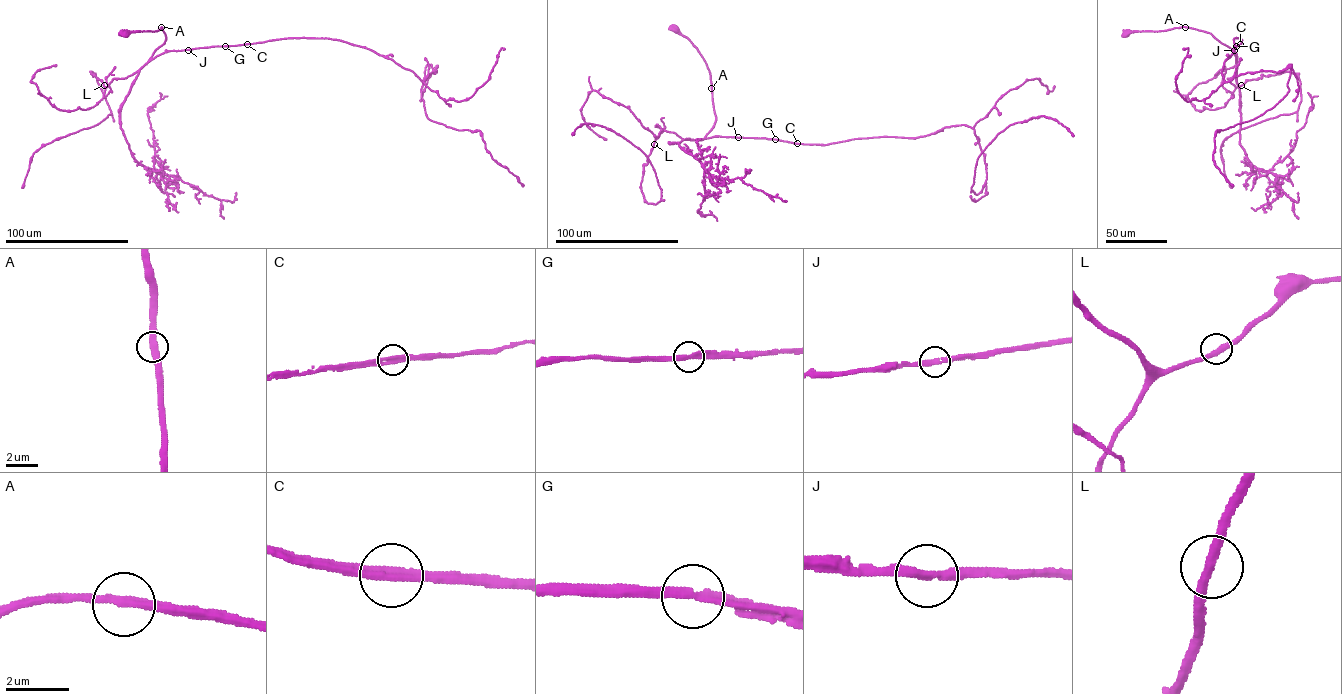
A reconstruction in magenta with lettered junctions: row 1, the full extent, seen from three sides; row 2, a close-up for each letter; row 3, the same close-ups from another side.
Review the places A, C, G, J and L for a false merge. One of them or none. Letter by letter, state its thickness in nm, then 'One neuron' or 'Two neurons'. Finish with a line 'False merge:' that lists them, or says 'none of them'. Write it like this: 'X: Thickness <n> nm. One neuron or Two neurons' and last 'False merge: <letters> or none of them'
A: Thickness 300 nm. One neuron
C: Thickness 300 nm. One neuron
G: Thickness 280 nm. One neuron
J: Thickness 300 nm. One neuron
L: Thickness 320 nm. One neuron
False merge: none of them

